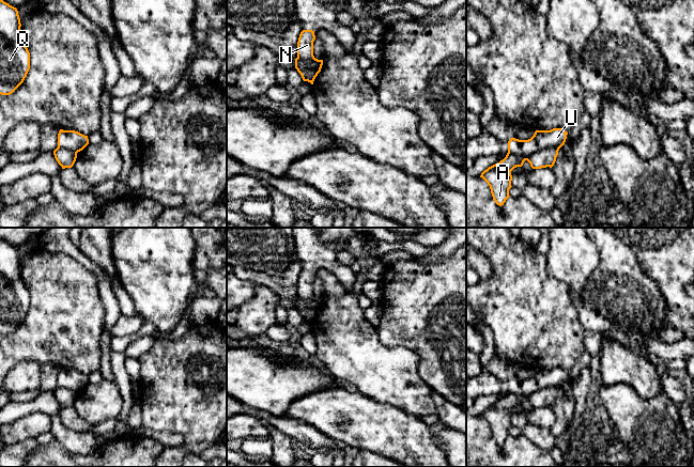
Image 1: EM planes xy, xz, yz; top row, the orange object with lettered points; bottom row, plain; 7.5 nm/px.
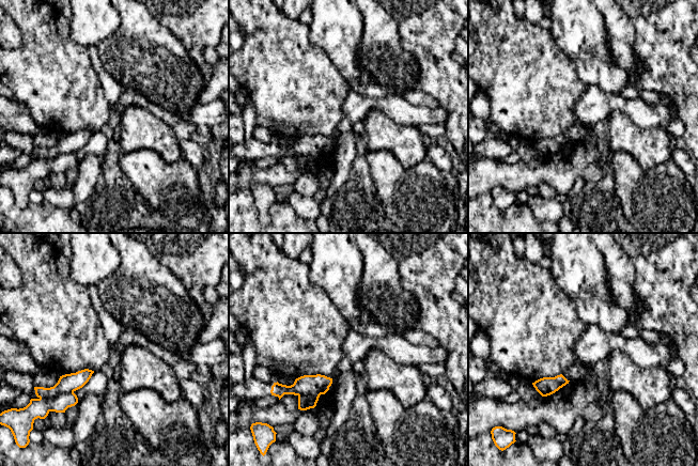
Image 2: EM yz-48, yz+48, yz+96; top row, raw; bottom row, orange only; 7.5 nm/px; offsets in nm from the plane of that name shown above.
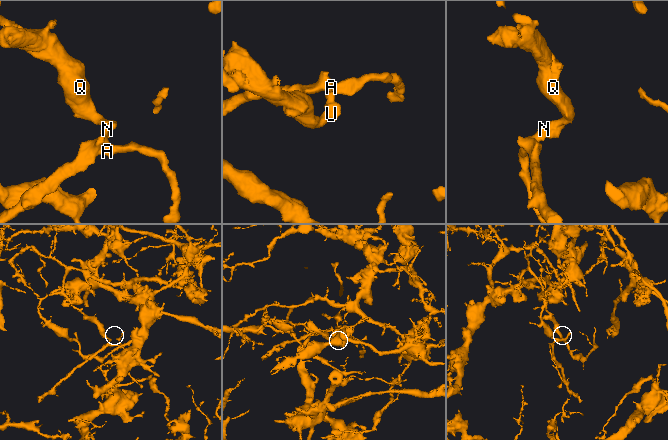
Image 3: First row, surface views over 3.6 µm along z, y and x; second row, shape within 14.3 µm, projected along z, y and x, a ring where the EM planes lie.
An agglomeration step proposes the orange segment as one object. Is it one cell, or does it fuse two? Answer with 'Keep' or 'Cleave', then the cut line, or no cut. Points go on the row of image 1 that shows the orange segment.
Cleave. Split along yz (558, 149), (541, 148), (526, 155), (508, 153)

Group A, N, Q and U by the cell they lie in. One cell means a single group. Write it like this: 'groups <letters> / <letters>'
groups A / N Q U

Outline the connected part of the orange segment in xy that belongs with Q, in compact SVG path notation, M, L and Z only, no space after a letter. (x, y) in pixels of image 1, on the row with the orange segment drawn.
M0 0L0 94L12 94L30 69L30 52L20 36L16 7Z

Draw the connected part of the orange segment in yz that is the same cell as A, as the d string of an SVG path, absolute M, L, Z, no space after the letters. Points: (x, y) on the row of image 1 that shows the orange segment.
M552 147L541 149L527 156L507 153L503 160L484 170L480 177L490 186L495 203L502 206L510 197L509 189L512 187L511 171L514 168L522 167L525 160L530 164L533 169L552 168L556 161L558 151L558 149Z

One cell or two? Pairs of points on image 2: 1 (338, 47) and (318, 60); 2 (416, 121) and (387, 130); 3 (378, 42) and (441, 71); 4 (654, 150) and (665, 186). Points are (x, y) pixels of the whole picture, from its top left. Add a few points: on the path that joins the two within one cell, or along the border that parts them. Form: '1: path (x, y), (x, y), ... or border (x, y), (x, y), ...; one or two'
1: border (309, 35), (325, 51), (340, 75); two
2: border (387, 115), (403, 125), (418, 127); two
3: border (399, 36), (401, 46), (417, 65), (418, 82); two
4: border (634, 157), (637, 164), (645, 170), (670, 158); two

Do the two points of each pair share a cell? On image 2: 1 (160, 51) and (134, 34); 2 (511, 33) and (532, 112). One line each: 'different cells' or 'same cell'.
1: same cell
2: same cell

